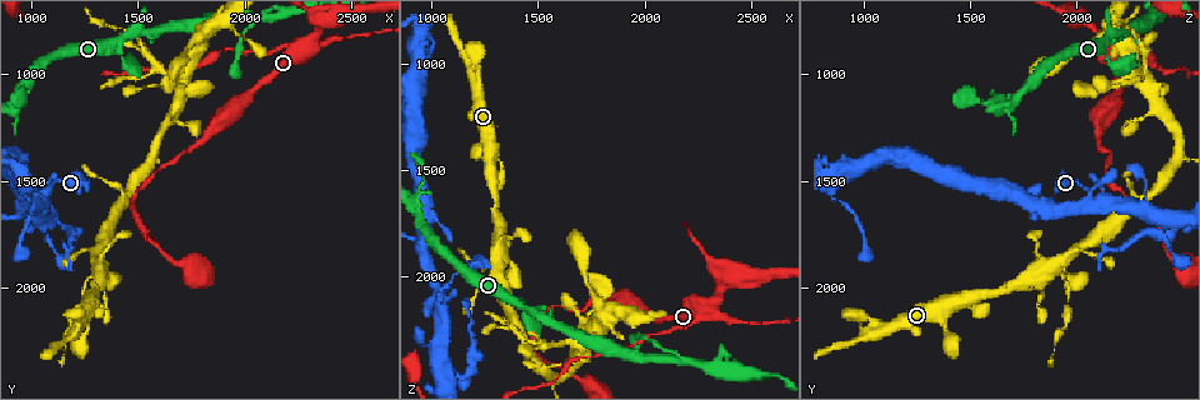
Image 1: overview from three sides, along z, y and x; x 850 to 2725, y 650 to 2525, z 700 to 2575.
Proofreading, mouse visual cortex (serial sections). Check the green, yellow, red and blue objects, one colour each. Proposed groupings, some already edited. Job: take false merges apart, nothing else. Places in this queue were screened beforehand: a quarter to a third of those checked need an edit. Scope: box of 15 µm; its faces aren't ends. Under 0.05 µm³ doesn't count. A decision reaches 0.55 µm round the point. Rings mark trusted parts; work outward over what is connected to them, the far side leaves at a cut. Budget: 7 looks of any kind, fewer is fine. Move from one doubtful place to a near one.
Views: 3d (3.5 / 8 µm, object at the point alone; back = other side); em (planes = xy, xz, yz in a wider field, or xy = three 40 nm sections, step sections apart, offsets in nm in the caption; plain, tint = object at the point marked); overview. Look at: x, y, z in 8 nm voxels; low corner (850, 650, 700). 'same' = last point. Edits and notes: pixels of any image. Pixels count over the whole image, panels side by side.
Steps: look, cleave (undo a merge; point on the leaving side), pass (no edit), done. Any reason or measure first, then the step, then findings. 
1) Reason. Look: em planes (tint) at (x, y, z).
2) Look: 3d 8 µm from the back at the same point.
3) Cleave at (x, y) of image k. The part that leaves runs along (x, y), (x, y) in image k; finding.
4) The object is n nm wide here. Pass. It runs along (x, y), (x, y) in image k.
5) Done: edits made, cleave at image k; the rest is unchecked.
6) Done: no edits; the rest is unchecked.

Sharp bend. Look: 3d 8 µm at (1300, 2040, 1560).

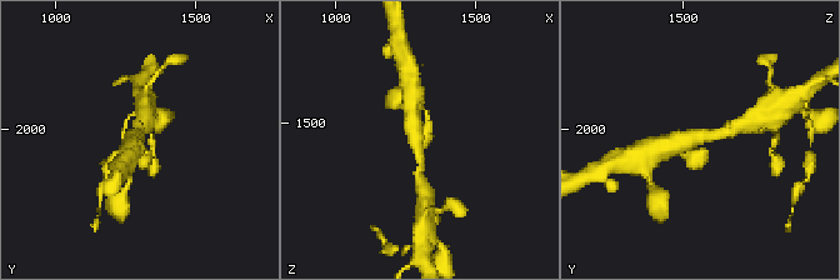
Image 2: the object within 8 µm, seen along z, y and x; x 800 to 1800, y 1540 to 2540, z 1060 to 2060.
Zoom in. Look: 3d 3.5 µm at (1290, 2030, 1570).

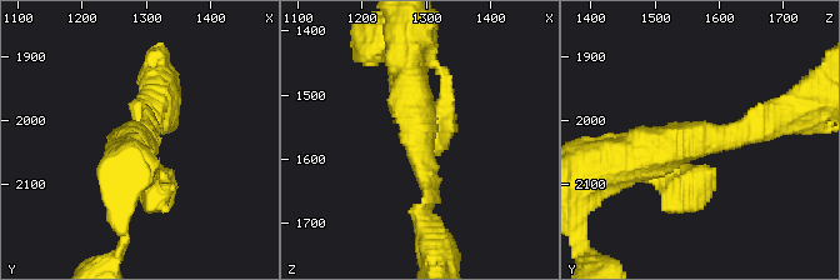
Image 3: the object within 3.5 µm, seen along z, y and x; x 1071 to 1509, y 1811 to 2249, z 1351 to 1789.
Look: em planes (tint) at (1290, 2030, 1565).

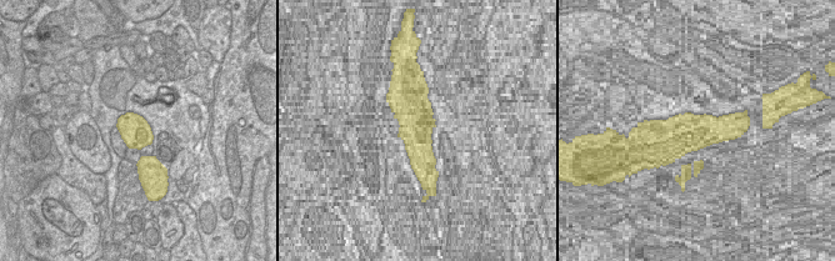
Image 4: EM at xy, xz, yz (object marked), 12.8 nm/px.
Pass. It runs along (599, 164), (753, 134) in image 3; all the same cell.

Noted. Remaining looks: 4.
Narrows sharply. Look: 3d 3.5 µm at (1230, 2060, 1960).

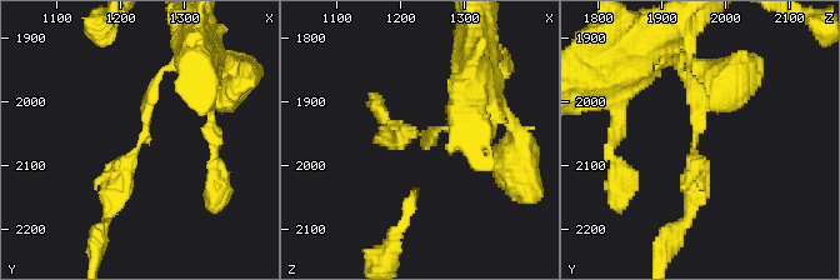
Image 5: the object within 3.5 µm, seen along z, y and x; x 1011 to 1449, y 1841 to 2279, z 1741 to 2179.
Look: em xy step 5 (tint) at (1225, 2070, 1950).

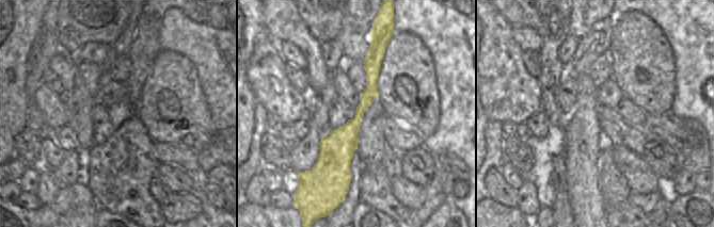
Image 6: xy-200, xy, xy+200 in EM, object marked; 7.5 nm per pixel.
The arms are 150, 250 nm wide. Cleave at (383, 139) of image 5. The part that leaves runs along (413, 135), (389, 135), (374, 100) in image 5; a second cell is stuck on.

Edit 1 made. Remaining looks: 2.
Redraw. Look: overview.

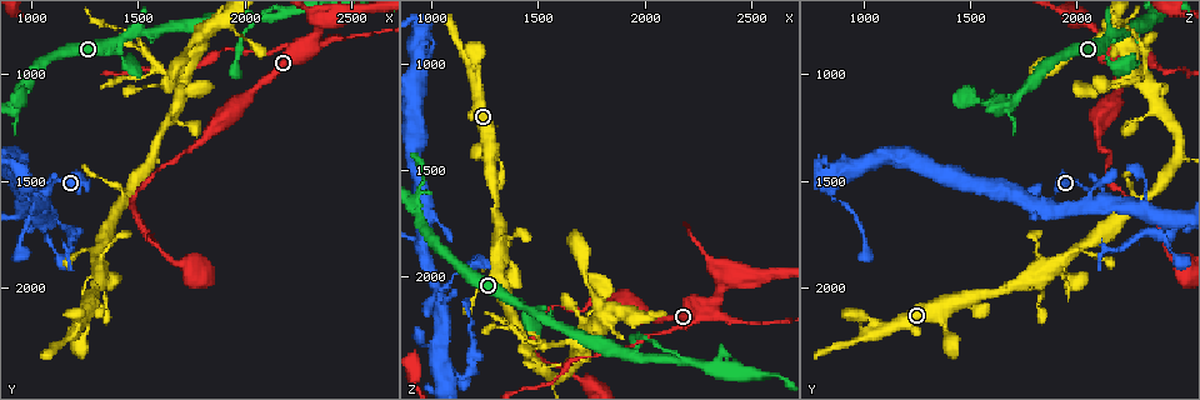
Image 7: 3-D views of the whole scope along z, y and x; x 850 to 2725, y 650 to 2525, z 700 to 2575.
Arms part here. Look: 3d 3.5 µm at (1600, 970, 2320).

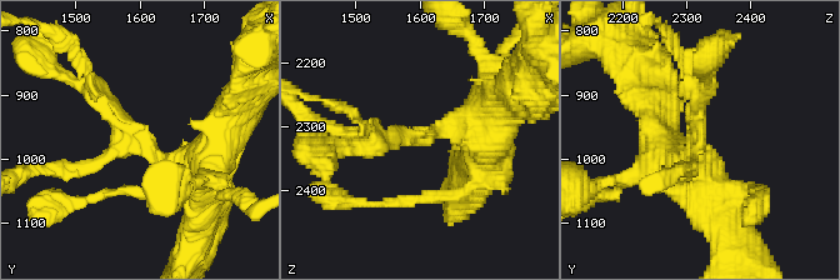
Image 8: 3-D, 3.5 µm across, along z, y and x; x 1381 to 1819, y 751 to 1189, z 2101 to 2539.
Pass. It runs along (206, 175), (164, 163), (80, 83) in image 8; continuous, no second cell.

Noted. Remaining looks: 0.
Done: edits made, cleave at image 5; the rest is unchecked.

